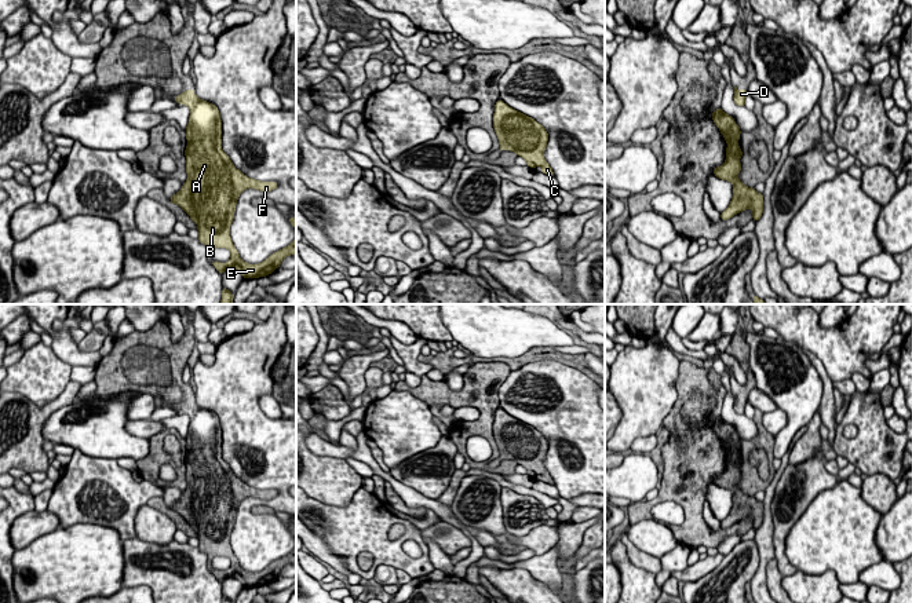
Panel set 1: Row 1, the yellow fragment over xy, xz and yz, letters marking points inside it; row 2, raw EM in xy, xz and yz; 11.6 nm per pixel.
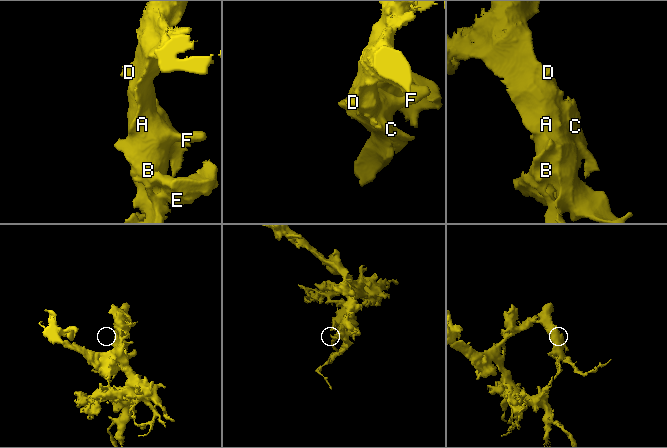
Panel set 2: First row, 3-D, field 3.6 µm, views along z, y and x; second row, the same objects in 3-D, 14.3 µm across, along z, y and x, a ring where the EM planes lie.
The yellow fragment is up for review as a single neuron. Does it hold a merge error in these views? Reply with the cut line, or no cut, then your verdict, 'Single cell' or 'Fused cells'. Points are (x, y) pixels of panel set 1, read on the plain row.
No split. Single cell

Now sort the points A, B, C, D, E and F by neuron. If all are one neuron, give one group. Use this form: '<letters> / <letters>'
A B C D E F

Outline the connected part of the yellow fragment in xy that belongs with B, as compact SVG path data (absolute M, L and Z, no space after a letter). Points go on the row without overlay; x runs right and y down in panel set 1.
M193 396L174 408L187 414L190 424L185 438L187 454L183 461L187 487L169 507L171 512L179 514L197 533L198 549L207 555L209 564L215 556L230 559L229 570L212 569L220 584L227 577L237 578L245 588L271 582L287 564L296 564L296 544L288 555L274 560L262 571L249 573L240 566L230 545L230 534L237 508L244 498L271 500L278 491L248 486L234 475L222 457L222 428L215 413L200 408Z

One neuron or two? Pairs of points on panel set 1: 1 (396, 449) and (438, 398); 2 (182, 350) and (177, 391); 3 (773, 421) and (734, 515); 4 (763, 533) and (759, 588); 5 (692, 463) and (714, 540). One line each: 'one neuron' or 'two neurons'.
1: two neurons
2: one neuron
3: two neurons
4: one neuron
5: one neuron

